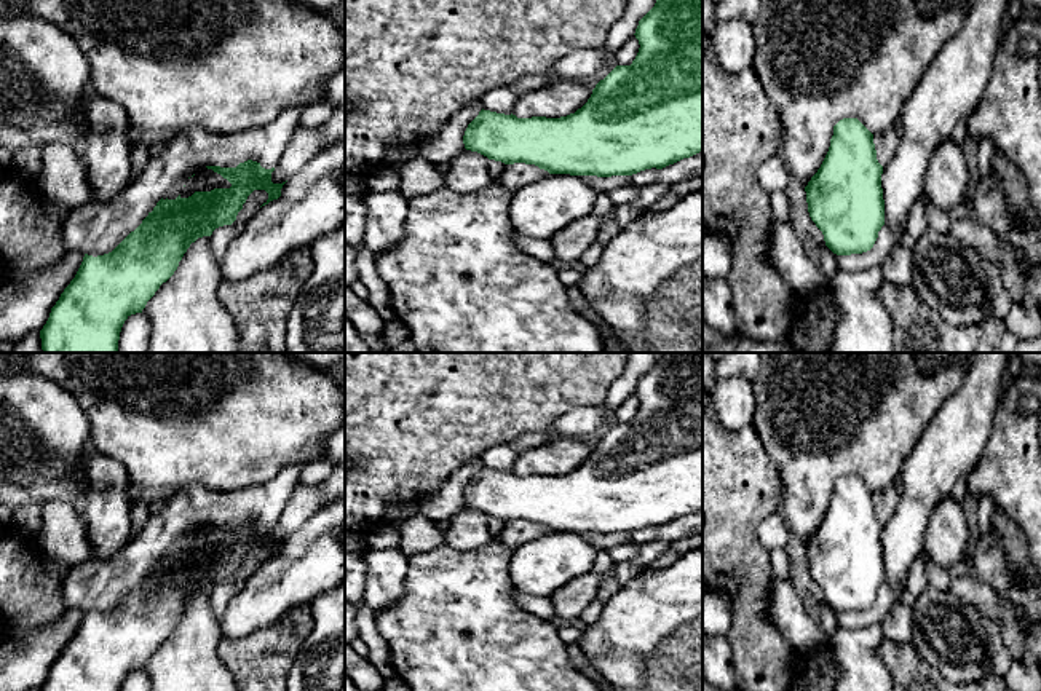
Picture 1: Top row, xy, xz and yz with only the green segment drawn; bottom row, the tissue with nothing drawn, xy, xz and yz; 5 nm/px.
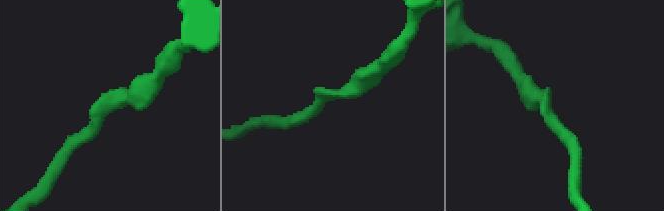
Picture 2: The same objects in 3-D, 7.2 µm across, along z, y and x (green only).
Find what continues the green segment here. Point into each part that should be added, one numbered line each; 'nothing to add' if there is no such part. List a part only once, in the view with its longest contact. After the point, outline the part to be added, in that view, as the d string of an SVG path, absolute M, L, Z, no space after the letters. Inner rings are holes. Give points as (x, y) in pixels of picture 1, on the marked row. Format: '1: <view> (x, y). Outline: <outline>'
nothing to add

